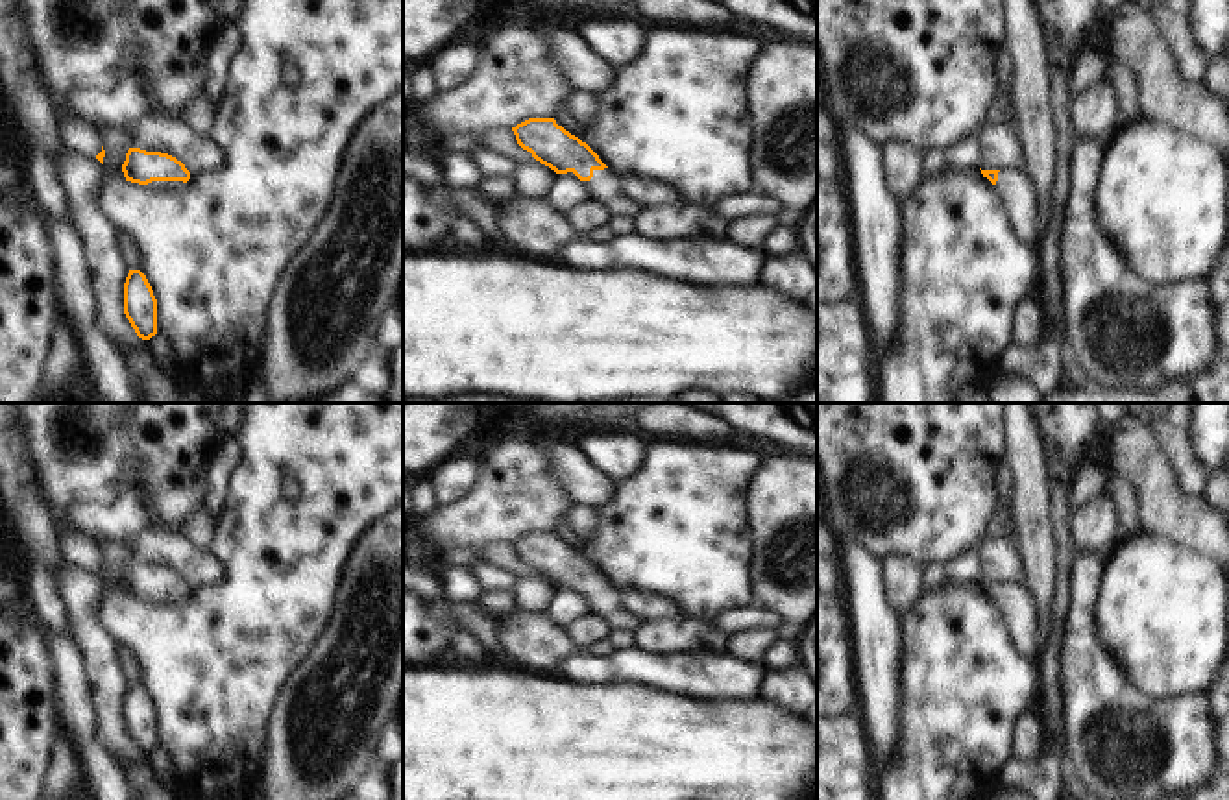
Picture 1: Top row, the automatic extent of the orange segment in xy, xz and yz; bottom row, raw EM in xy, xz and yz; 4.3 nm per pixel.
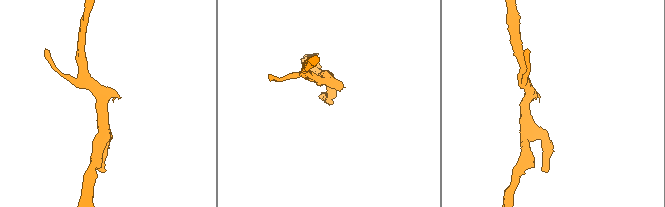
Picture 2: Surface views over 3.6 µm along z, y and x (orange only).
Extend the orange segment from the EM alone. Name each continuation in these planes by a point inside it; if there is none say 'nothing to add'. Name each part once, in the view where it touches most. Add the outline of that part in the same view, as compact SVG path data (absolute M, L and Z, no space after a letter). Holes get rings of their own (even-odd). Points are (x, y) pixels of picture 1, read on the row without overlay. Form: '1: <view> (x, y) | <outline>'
1: xy (158, 599) | M152 595L148 599L139 599L139 600L148 600L157 606L179 606L185 600L185 597L183 595ZM135 597L135 599L139 599L139 597Z

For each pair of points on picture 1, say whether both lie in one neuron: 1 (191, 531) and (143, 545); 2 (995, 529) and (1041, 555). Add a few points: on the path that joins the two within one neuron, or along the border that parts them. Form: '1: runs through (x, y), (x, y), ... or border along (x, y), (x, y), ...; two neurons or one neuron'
1: border along (182, 534), (198, 549), (207, 551); two neurons
2: border along (1006, 497), (1017, 536); two neurons

